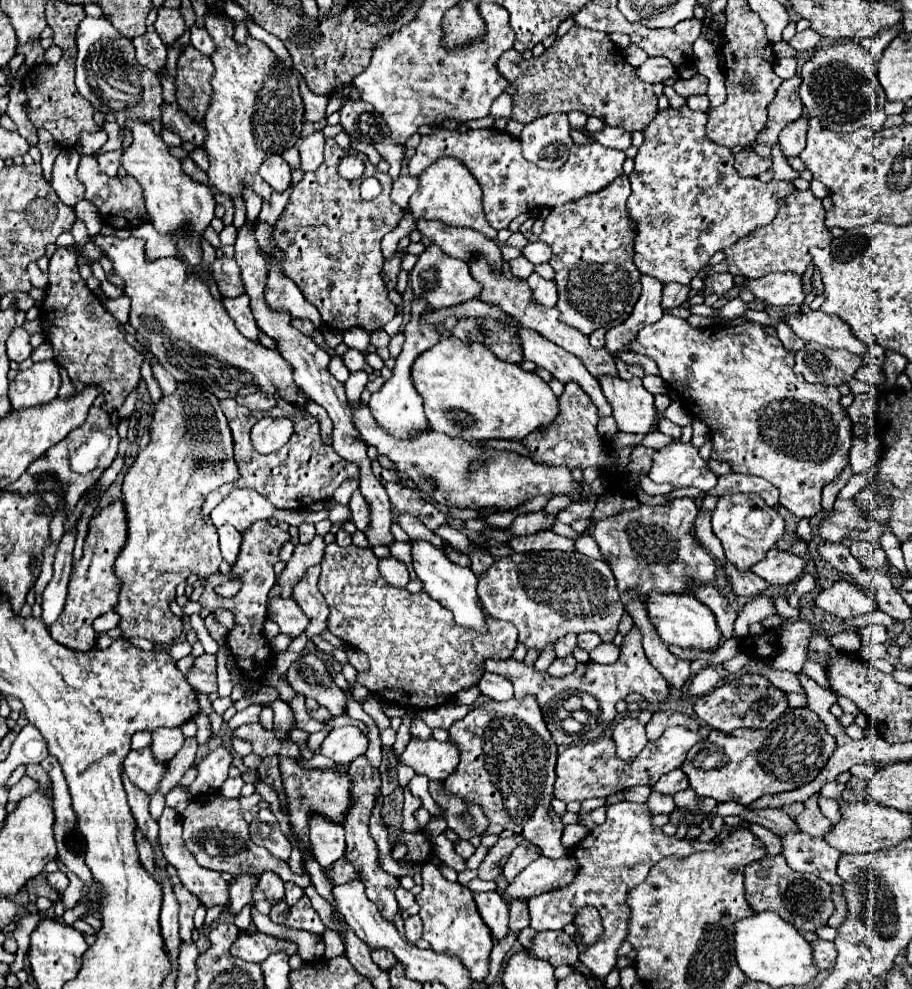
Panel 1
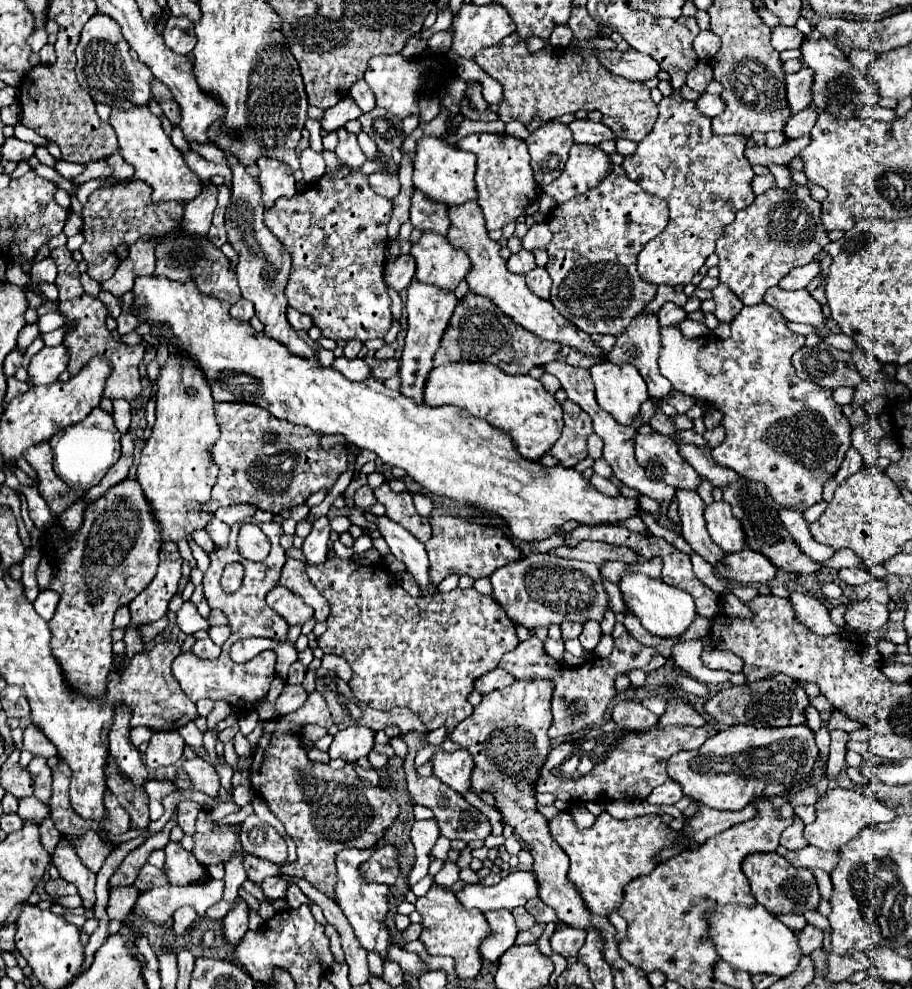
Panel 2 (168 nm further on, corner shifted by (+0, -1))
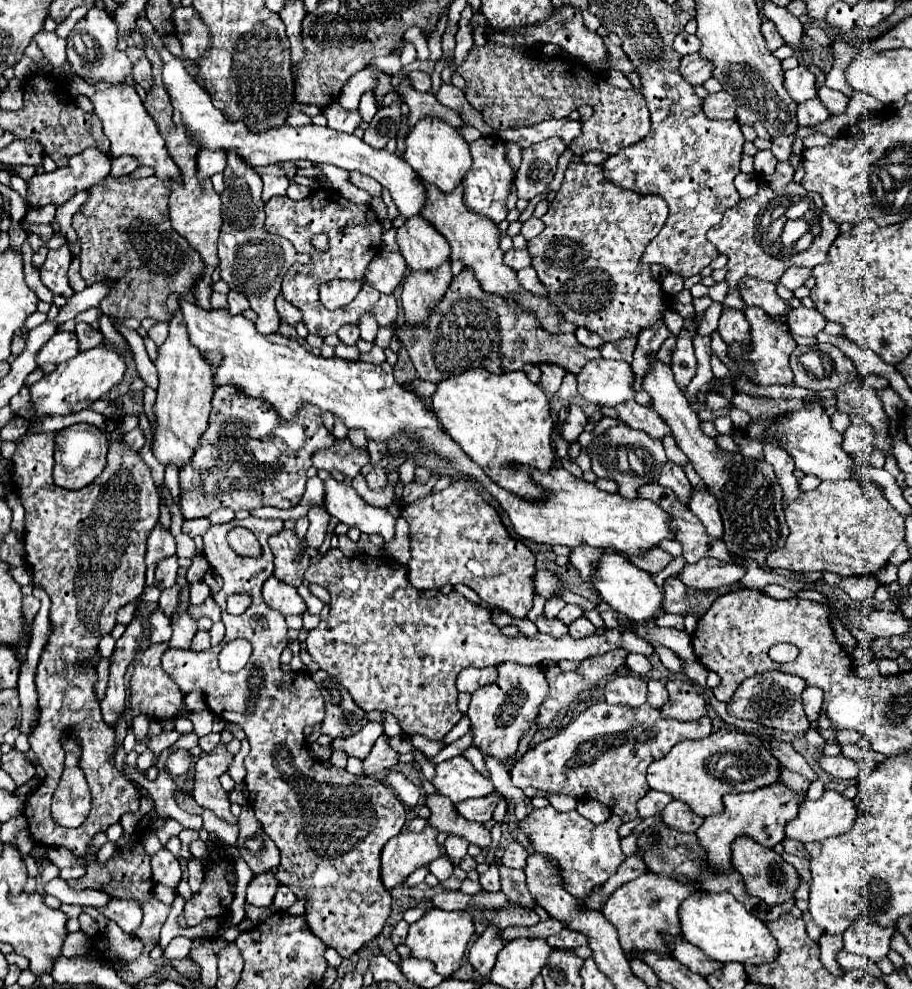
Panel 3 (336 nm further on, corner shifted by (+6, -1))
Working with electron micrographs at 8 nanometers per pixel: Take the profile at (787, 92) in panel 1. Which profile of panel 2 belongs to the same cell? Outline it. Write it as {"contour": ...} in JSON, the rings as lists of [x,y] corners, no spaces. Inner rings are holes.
{"contour":[[[802,68],[796,74],[786,76],[786,96],[792,112],[800,112],[812,102],[812,70]]]}

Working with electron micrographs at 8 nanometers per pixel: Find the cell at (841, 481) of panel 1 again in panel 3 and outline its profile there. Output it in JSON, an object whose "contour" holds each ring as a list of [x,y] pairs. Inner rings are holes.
{"contour":[[[858,424],[858,426],[848,426],[844,432],[844,442],[842,450],[850,456],[868,456],[870,450],[874,448],[874,428],[870,424]]]}

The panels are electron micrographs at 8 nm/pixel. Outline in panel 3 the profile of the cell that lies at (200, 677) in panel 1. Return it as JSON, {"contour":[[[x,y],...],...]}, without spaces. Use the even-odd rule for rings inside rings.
{"contour":[[[248,516],[246,520],[240,520],[240,522],[232,520],[226,524],[212,526],[204,536],[204,558],[214,568],[214,572],[218,576],[222,576],[222,580],[224,580],[222,590],[212,594],[214,602],[222,608],[222,622],[226,626],[226,636],[221,645],[232,638],[246,638],[248,642],[252,642],[252,656],[250,656],[248,664],[236,674],[226,674],[220,670],[218,663],[220,646],[210,647],[201,652],[168,648],[162,656],[162,668],[178,684],[182,694],[202,692],[208,702],[208,708],[216,716],[220,716],[226,722],[234,722],[234,724],[242,726],[242,730],[246,732],[248,742],[250,742],[250,754],[244,760],[246,772],[248,772],[244,784],[248,788],[248,802],[254,808],[258,822],[262,824],[264,832],[276,842],[278,850],[282,852],[282,862],[276,870],[276,880],[280,884],[288,886],[298,898],[308,898],[306,900],[306,920],[308,920],[308,926],[312,928],[312,932],[318,938],[322,938],[324,944],[336,948],[336,952],[342,958],[350,958],[368,940],[376,938],[382,932],[386,918],[390,914],[390,894],[382,886],[382,880],[380,880],[380,850],[390,838],[400,834],[400,830],[406,822],[406,812],[404,812],[404,806],[398,800],[398,796],[388,786],[378,782],[376,778],[370,778],[364,774],[354,776],[342,768],[328,770],[308,754],[308,746],[306,746],[306,738],[304,738],[302,730],[304,730],[304,726],[314,726],[324,720],[324,712],[326,712],[324,698],[322,698],[318,686],[314,684],[314,680],[308,675],[306,678],[301,676],[301,688],[286,690],[286,688],[292,687],[294,674],[292,674],[292,678],[287,679],[285,674],[282,678],[280,660],[278,660],[280,652],[288,646],[284,616],[280,612],[274,612],[272,608],[268,608],[260,596],[262,584],[274,572],[274,556],[270,552],[268,538],[278,534],[282,528],[284,528],[282,520],[262,520],[262,518]],[[230,524],[244,524],[258,536],[258,540],[262,544],[260,558],[242,558],[242,556],[234,554],[234,550],[226,542]],[[232,594],[246,594],[252,598],[252,604],[240,616],[226,612],[226,598]]]}

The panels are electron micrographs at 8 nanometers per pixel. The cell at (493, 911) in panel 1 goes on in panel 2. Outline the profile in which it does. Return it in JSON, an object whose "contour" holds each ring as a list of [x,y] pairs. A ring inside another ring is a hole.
{"contour":[[[490,910],[484,916],[490,924],[490,934],[488,934],[488,938],[482,940],[478,952],[484,960],[496,964],[500,960],[500,956],[514,944],[518,930],[516,930],[512,912],[508,912],[508,910]]]}

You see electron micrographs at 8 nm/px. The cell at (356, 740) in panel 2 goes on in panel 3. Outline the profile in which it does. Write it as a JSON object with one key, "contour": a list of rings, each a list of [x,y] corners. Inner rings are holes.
{"contour":[[[368,722],[360,732],[348,736],[348,738],[342,738],[342,740],[332,740],[330,744],[330,750],[336,752],[336,750],[342,750],[346,752],[348,756],[356,756],[356,758],[366,758],[370,748],[374,746],[374,742],[380,738],[380,734],[384,732],[384,728],[376,722]]]}

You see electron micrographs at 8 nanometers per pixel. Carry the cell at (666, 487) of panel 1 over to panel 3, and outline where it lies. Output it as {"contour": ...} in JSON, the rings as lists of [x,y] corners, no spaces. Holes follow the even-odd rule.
{"contour":[[[676,556],[660,573],[653,575],[652,578],[656,585],[663,589],[664,580],[673,574],[678,574],[685,566],[686,561],[682,556]]]}

